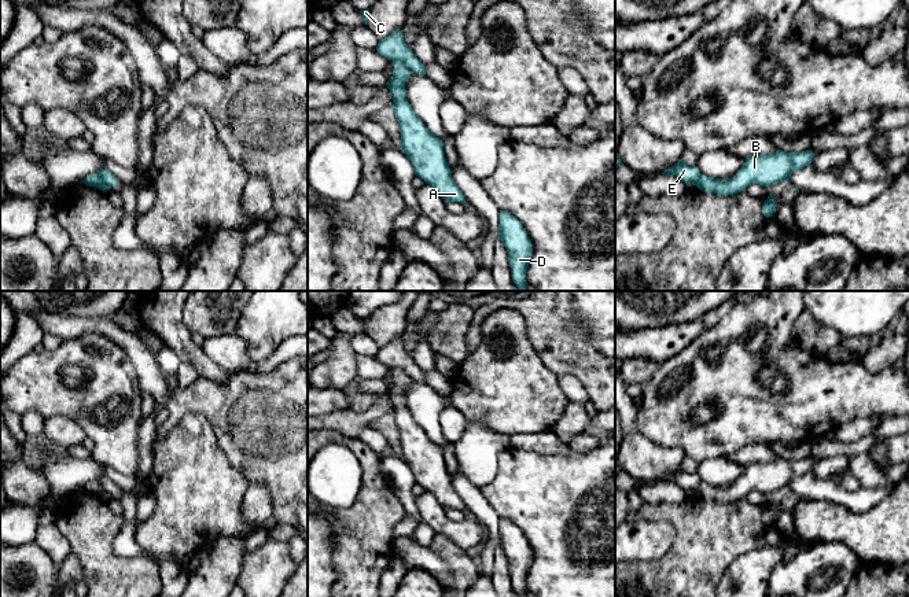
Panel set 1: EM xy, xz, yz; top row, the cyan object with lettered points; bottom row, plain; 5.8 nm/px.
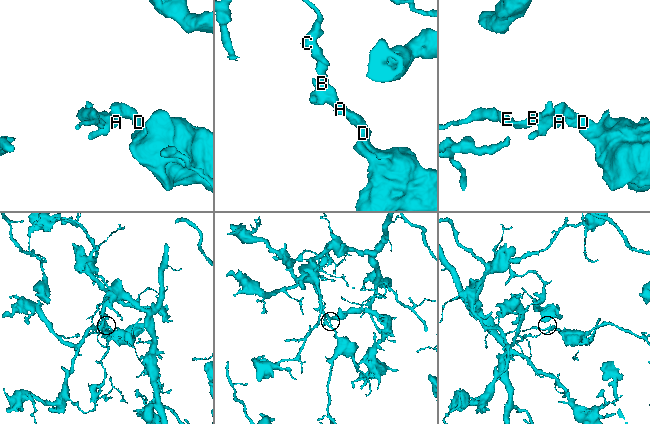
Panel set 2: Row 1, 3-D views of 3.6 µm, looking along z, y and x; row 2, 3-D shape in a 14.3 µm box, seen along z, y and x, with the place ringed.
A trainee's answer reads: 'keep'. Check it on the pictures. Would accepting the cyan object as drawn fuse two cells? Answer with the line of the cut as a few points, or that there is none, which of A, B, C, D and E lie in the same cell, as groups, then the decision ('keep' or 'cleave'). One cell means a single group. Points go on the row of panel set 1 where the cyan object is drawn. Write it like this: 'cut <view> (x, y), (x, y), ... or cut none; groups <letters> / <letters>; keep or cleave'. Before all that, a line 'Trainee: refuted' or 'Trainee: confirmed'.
Trainee: refuted
cut xz (393, 62), (401, 62), (412, 73); groups A B D / C E; cleave

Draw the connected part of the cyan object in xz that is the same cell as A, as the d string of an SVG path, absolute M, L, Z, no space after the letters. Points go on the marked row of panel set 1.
M393 63L391 80L386 82L393 96L391 111L400 124L400 150L411 161L415 176L430 184L446 202L464 204L465 196L453 181L442 140L427 129L406 99L405 82L412 74L405 65Z

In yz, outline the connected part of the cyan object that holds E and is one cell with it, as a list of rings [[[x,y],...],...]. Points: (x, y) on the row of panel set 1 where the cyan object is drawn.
[[[680,159],[671,169],[665,170],[662,174],[676,176],[685,184],[695,185],[702,173],[698,166],[688,166]]]

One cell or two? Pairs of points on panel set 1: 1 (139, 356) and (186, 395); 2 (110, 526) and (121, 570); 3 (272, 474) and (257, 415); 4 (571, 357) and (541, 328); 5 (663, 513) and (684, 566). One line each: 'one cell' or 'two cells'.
1: two cells
2: one cell
3: one cell
4: one cell
5: one cell

